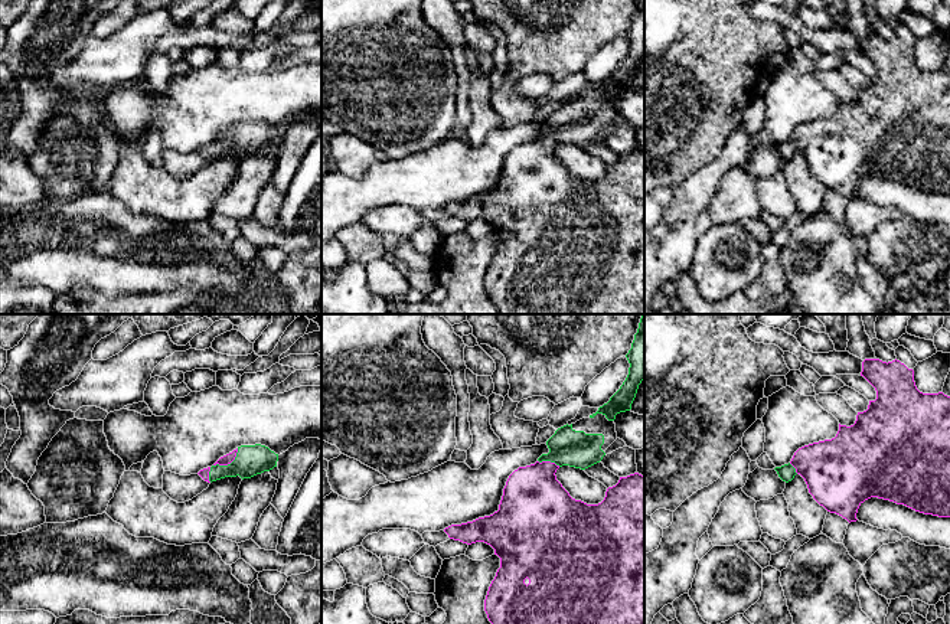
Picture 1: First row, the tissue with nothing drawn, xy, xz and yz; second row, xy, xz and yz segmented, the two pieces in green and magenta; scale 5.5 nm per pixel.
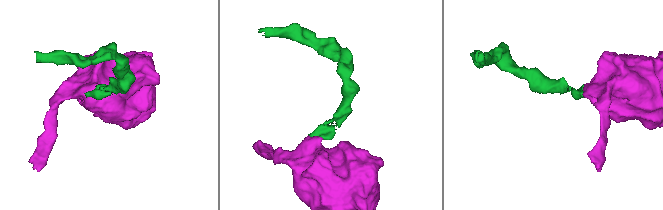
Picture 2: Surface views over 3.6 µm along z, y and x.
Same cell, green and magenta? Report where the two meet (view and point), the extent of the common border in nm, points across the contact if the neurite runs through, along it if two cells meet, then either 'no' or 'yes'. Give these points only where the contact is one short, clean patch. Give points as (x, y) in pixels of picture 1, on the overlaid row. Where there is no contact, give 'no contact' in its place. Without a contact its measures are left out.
contact xy (228, 464); length 170 nm; way xy (251, 460), (228, 464), (228, 458); yes

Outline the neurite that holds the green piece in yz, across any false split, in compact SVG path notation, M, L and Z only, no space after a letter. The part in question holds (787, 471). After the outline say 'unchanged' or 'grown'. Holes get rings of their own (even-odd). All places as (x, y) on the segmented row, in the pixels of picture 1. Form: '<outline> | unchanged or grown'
M865 359L861 376L875 388L876 399L869 401L866 411L858 412L853 425L839 424L835 438L799 448L789 464L774 468L778 477L789 483L800 474L813 499L849 523L858 520L859 506L871 497L904 504L924 514L950 517L950 396L943 392L920 392L914 382L914 370L897 359L888 363Z | grown

